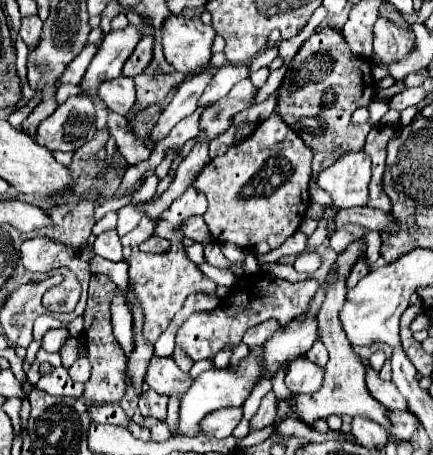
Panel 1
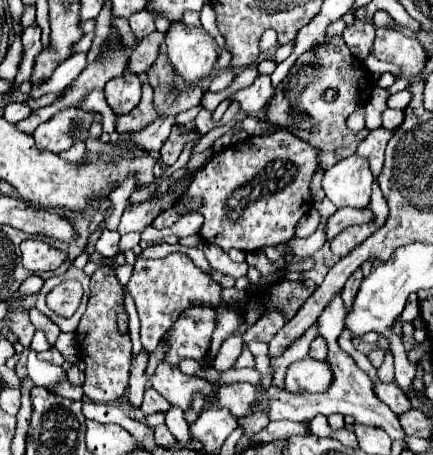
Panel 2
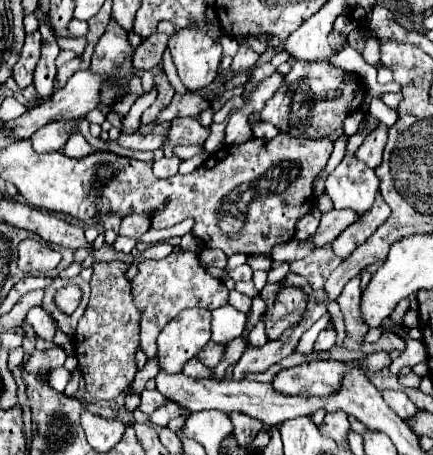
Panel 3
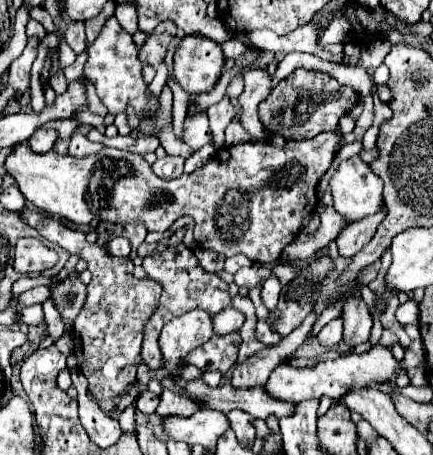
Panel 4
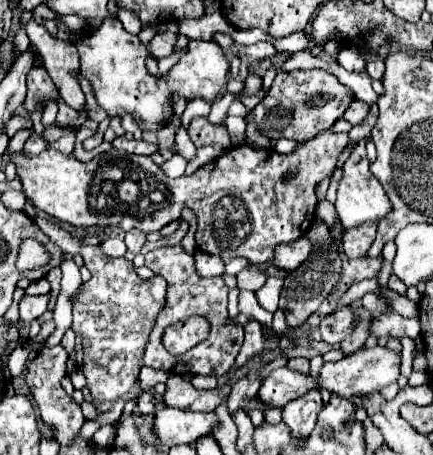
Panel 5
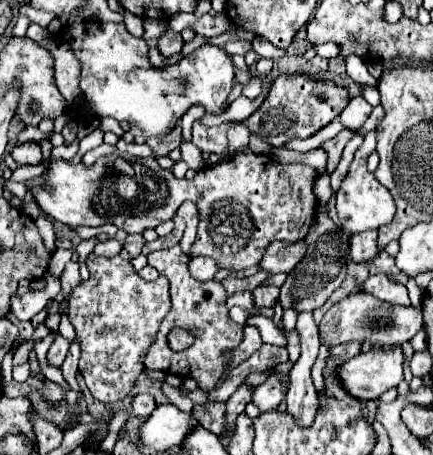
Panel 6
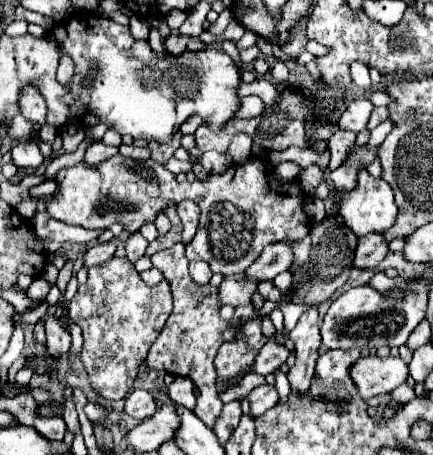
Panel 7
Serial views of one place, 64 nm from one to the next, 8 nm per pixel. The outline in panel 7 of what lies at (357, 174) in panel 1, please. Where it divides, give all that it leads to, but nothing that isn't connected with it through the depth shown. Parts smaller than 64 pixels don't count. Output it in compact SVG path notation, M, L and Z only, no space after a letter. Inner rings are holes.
M386 120L386 122L382 122L382 124L378 124L374 130L370 130L370 140L368 140L368 144L366 144L366 148L376 148L376 146L380 146L382 142L384 142L384 138L388 136L388 132L392 130L392 122L390 120ZM360 168L356 188L352 192L344 192L344 200L340 200L338 208L340 208L342 222L352 232L356 232L356 236L364 236L368 232L380 232L382 234L386 228L390 228L394 224L396 214L398 214L392 188L382 178L370 176L366 168Z

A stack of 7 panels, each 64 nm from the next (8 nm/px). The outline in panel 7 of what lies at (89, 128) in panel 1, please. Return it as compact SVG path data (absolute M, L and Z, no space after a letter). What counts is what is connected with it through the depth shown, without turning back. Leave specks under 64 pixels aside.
M30 140L30 142L18 142L14 148L12 148L12 160L18 168L38 168L44 158L42 158L42 152L36 144L36 140Z

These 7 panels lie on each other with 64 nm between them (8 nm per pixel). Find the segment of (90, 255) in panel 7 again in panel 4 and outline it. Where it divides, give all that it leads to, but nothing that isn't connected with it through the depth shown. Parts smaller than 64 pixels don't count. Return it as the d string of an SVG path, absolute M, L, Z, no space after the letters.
M112 238L110 242L108 242L108 246L110 246L110 254L112 256L130 256L130 240L126 240L126 238Z

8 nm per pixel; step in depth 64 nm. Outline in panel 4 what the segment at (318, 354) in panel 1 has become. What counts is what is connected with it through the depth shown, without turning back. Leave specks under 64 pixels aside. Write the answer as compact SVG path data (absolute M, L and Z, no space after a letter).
M334 318L328 326L324 326L322 332L318 334L318 340L326 348L336 346L342 340L342 318Z

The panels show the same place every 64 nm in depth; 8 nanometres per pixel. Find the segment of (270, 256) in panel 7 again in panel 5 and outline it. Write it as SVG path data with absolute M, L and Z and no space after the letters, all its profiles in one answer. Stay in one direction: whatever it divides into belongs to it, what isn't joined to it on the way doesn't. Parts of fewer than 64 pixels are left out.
M302 236L300 240L294 240L294 242L288 242L288 244L280 244L276 248L276 256L274 256L272 264L278 266L278 268L294 270L308 258L310 252L312 252L312 242L306 236Z

